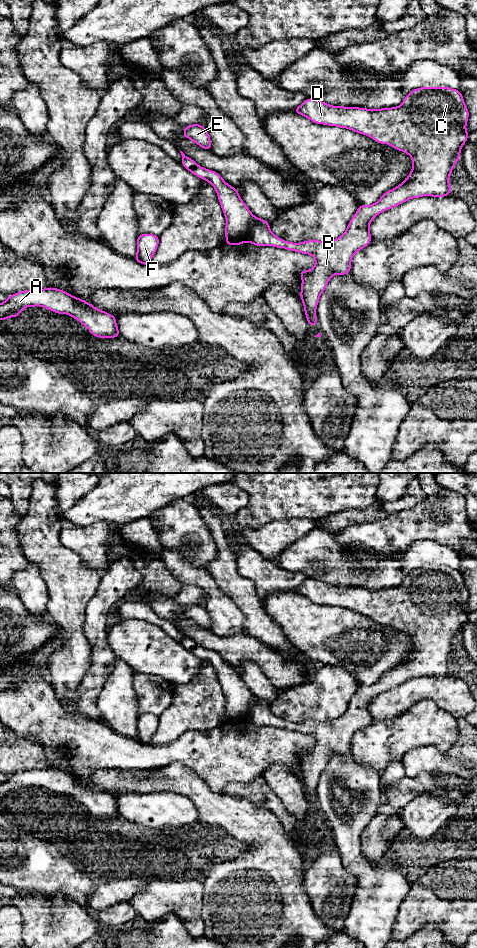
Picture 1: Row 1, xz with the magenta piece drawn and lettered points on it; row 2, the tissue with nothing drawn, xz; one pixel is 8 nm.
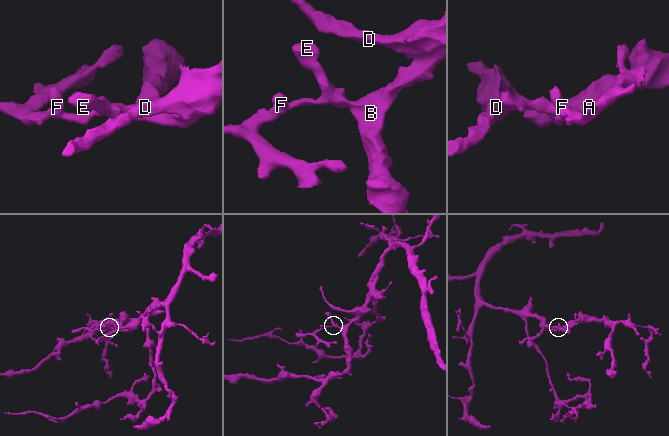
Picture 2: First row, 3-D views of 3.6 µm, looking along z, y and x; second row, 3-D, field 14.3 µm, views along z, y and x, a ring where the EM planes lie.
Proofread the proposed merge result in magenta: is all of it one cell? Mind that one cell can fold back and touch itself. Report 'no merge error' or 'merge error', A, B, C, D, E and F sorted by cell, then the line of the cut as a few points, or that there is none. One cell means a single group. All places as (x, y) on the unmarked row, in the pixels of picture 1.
merge error; groups A E F / B C D; cut xz (254, 696), (250, 703), (247, 718), (244, 721)

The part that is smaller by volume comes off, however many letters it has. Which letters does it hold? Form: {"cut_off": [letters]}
{"cut_off": ["A", "E", "F"]}

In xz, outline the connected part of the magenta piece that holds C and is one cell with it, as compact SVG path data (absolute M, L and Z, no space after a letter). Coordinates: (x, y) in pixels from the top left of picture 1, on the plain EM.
M421 567L412 570L398 587L373 590L332 586L320 580L307 578L294 590L294 593L303 595L317 604L347 608L369 616L380 624L389 624L410 635L413 643L413 648L403 663L385 672L376 683L369 686L359 685L346 711L335 720L287 722L271 712L270 704L266 700L255 696L251 700L245 722L256 726L285 728L314 737L315 746L309 751L301 750L299 754L302 758L300 777L304 792L309 806L315 806L318 802L316 788L327 763L334 754L344 755L350 752L354 734L371 723L369 706L378 694L412 678L445 677L452 672L449 657L455 643L459 641L461 628L469 616L466 611L469 591L459 570L449 567Z

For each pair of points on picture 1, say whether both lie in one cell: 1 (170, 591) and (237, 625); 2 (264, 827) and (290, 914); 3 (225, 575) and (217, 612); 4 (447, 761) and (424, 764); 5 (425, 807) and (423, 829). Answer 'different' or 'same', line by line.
1: different
2: same
3: different
4: same
5: same

